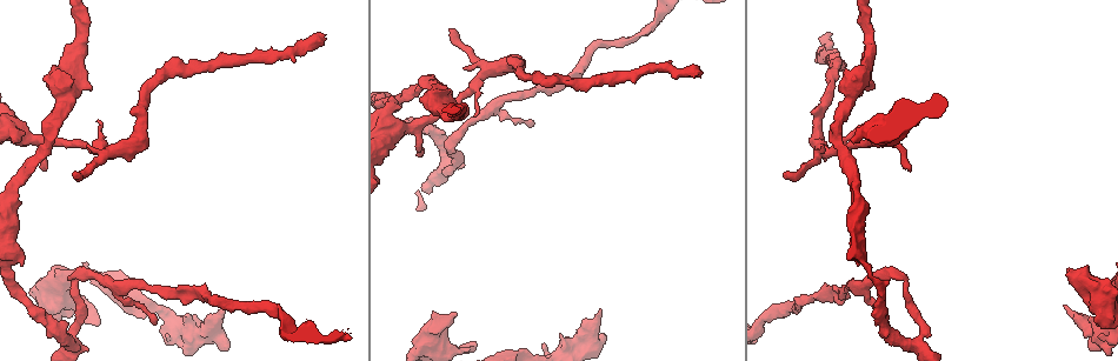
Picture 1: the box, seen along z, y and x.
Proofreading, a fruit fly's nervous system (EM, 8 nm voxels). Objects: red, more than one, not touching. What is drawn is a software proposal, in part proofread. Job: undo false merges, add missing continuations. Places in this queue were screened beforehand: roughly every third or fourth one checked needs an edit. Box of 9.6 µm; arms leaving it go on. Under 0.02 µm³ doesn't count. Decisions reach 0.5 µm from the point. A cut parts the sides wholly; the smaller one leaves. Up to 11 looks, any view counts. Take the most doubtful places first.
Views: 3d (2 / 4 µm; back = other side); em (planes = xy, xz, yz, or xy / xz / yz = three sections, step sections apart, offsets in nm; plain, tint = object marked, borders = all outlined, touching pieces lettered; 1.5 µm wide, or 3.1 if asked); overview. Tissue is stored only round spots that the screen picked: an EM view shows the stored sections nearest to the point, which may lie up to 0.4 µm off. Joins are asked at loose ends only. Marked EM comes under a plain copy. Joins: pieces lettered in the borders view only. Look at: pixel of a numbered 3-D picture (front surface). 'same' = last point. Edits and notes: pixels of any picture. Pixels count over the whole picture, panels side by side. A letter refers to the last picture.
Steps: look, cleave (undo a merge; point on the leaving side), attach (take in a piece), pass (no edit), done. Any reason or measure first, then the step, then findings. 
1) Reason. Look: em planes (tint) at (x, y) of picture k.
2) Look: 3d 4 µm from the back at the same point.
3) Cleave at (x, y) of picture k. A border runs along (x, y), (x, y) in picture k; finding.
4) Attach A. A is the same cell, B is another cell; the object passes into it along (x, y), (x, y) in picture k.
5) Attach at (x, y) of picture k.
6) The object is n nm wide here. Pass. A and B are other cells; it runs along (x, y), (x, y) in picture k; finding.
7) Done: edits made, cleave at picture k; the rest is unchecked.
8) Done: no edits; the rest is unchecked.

Free end. Look: em xz step 4 (tint) at (827, 33) of picture 1.

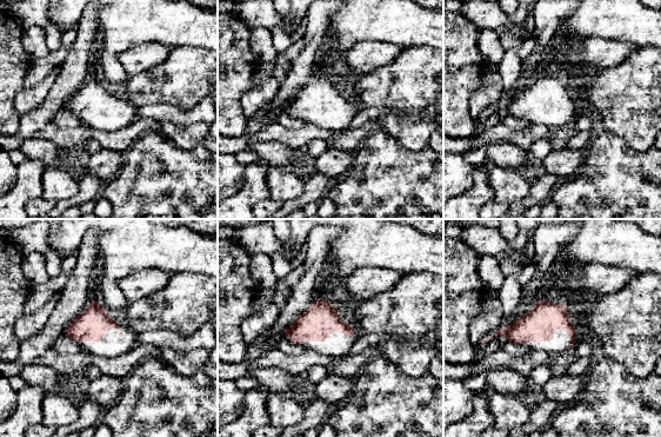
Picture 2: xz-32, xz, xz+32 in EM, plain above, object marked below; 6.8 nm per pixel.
Another direction. Look: em planes (tint) at the same point.

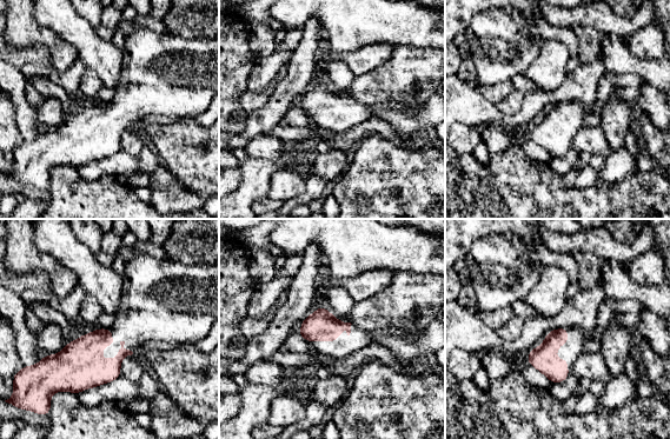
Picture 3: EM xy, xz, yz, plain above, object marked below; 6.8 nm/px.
See the neighbours. Look: em planes (borders) at the same point.

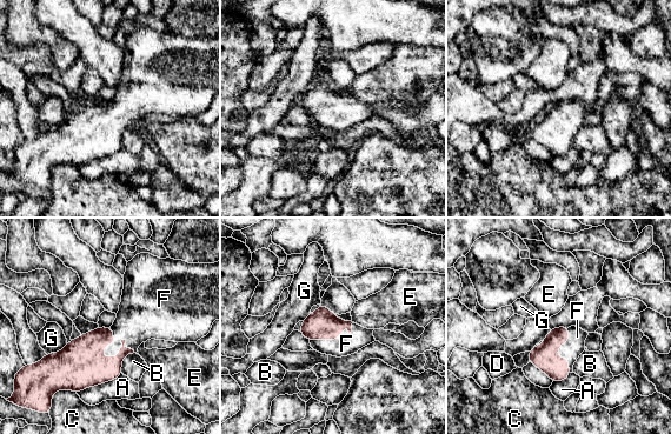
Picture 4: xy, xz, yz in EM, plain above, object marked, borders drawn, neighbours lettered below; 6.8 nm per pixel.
The object is 140 nm wide here. Attach F. F is the same cell, A, B, C, D, E and G are other cells; it goes on there.

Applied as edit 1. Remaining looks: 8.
See it whole again. Look: overview.

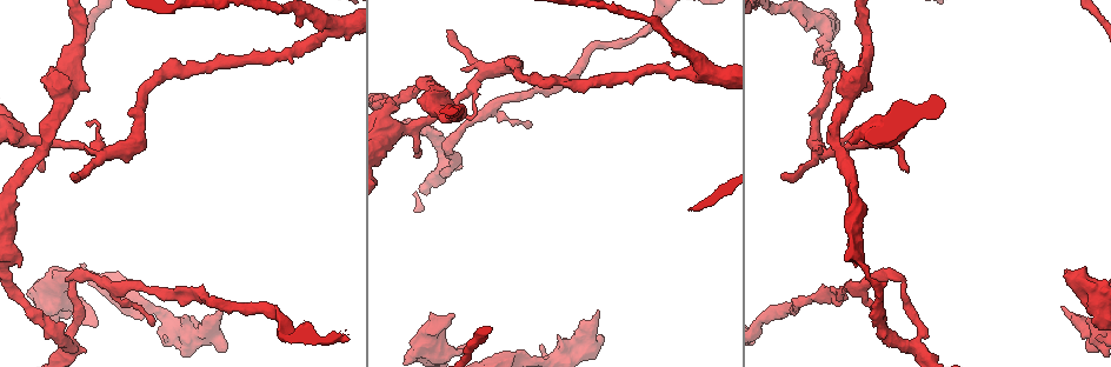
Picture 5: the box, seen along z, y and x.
Branch stops here. Look: em xy step 8 (tint) at (453, 314) of picture 5.

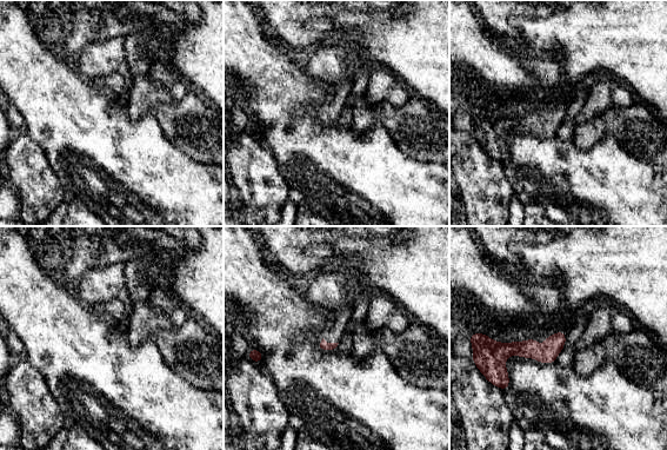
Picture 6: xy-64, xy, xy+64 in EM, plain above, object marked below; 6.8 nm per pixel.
Look: em planes (tint) at the same point.

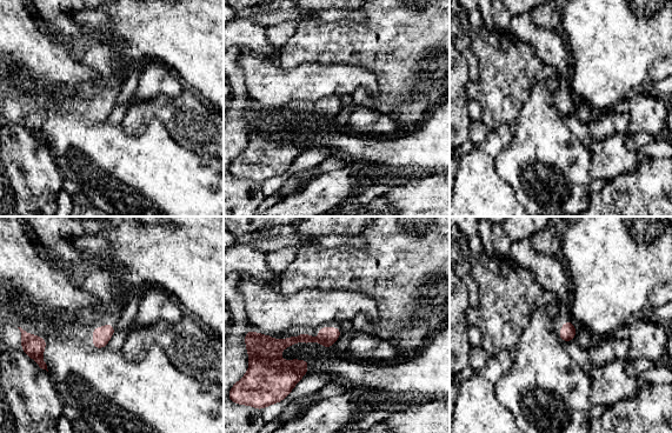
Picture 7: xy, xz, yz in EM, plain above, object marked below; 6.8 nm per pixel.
See the neighbours. Look: em planes (borders) at the same point.

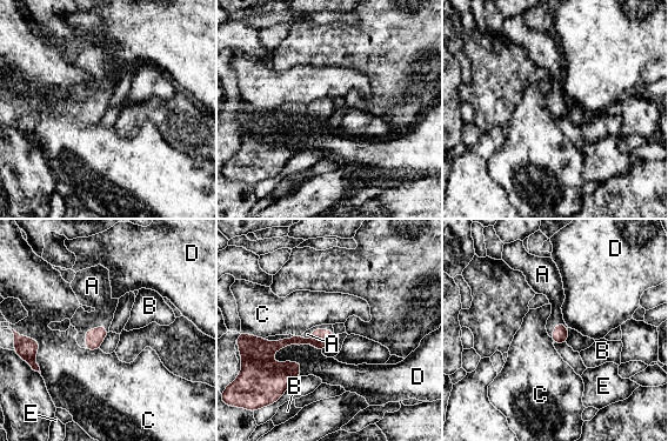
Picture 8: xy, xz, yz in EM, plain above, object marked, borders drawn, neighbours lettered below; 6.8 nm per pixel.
Attach A. A is the same cell, B, C, D and E are other cells; the object passes into it along (94, 339), (88, 329), (97, 294) in picture 8; it goes on there.

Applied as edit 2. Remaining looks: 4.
Redraw. Look: overview.

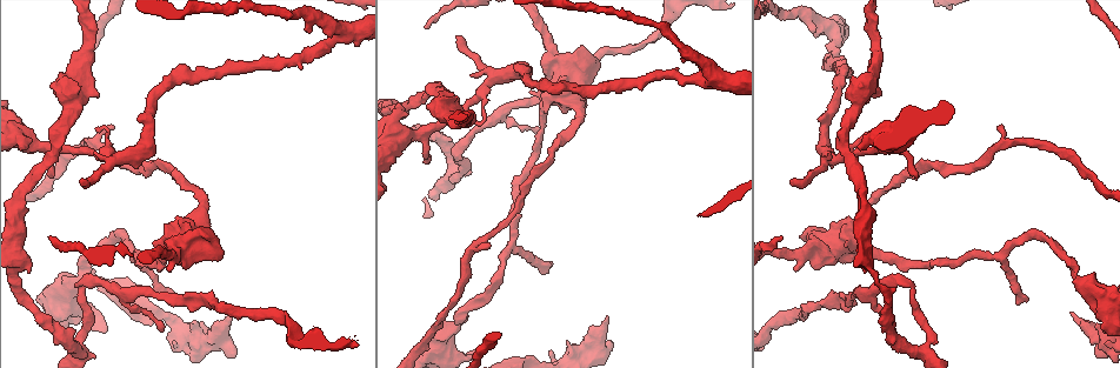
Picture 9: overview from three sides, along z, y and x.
Branch stops here. Look: 3d 4 µm from the back at (1018, 304) of picture 9.

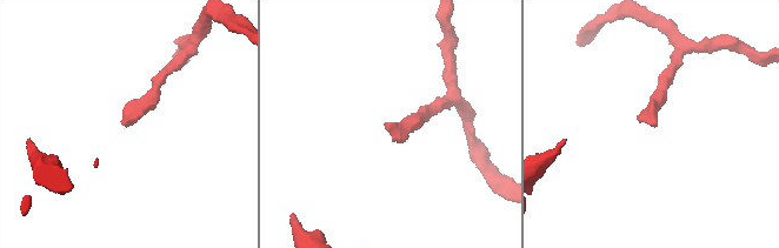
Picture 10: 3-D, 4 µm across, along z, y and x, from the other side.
Look: em planes (tint) at (392, 122) of picture 10.

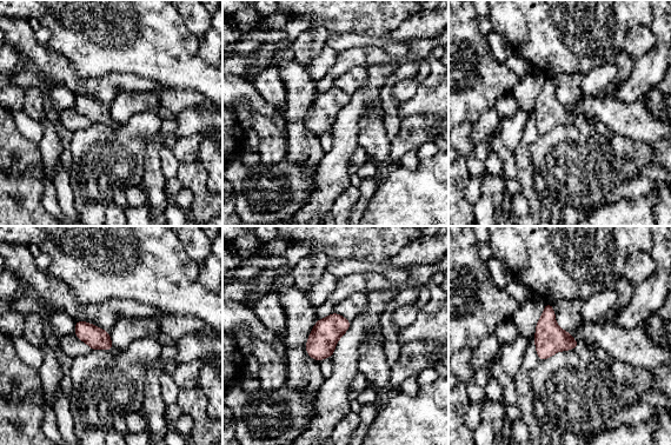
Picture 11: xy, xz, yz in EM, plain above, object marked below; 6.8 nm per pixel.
See the neighbours. Look: em planes (borders) at the same point.

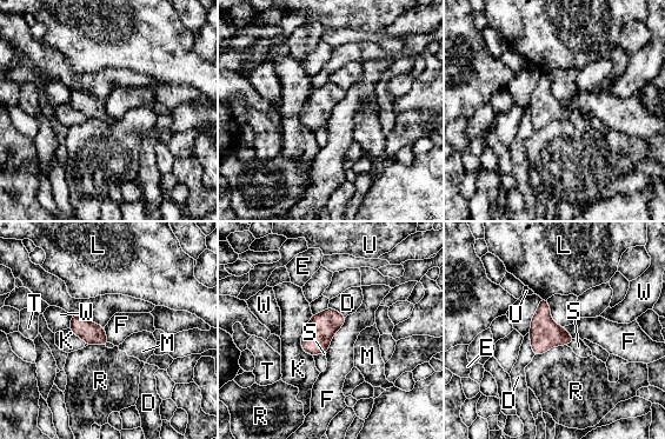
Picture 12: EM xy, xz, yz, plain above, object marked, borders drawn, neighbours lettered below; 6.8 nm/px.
Attach S. S is the same cell, D, E, F, K, L, M, R, T, U and W are other cells; the object passes into it along (545, 333), (571, 341), (578, 346) in picture 12; the cell continues.

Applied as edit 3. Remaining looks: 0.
Done: edits made, attach at picture 4, attach at picture 8, attach at picture 12; the rest is unchecked.

